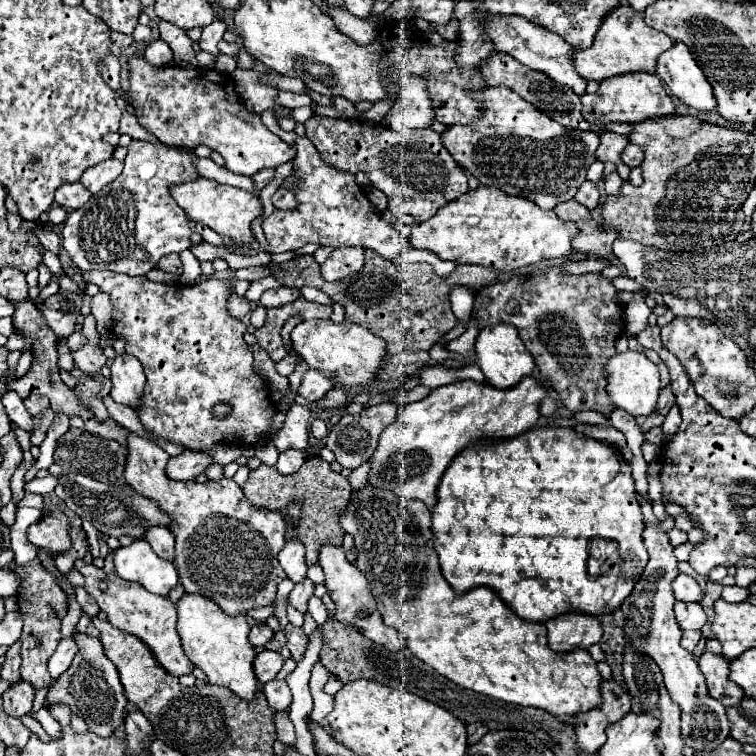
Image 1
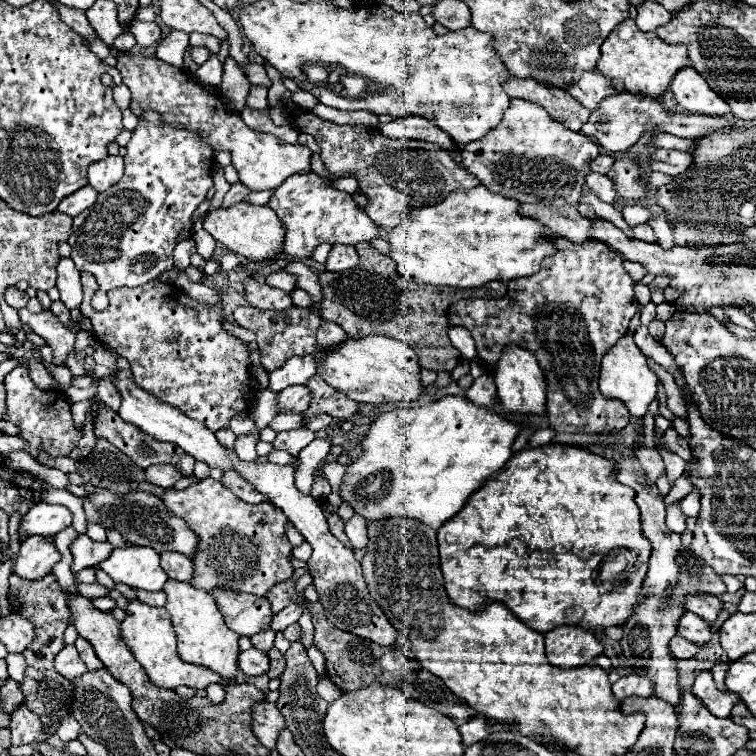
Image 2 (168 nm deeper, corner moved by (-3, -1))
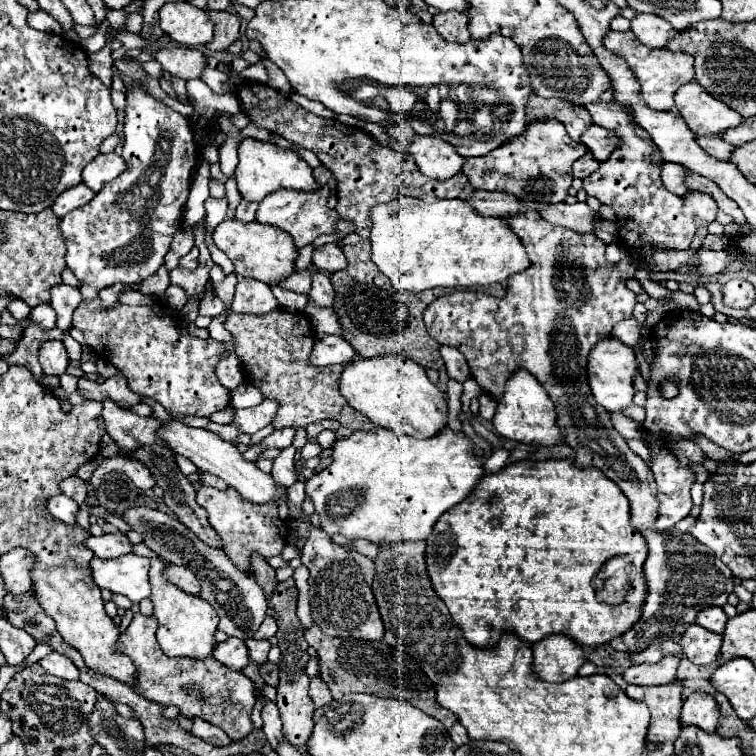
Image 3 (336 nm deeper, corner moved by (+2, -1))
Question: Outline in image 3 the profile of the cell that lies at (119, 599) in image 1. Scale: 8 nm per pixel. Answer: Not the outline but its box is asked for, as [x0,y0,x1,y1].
[117,614,255,740]

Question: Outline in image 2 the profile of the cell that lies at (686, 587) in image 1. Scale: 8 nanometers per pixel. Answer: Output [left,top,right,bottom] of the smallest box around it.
[684,594,722,622]

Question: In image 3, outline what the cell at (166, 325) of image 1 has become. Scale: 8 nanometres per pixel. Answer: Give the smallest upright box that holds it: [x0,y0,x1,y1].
[73,300,229,418]

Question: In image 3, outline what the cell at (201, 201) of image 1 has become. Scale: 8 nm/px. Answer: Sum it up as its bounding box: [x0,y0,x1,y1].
[213,218,299,286]

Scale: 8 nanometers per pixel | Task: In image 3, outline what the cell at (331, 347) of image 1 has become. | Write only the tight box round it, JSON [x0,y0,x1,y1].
[341,354,447,438]

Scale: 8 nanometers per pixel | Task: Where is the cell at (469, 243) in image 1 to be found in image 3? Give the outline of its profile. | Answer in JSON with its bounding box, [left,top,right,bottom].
[371,198,529,292]

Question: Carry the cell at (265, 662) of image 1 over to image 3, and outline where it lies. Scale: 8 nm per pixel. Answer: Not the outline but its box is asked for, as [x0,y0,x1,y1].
[213,638,249,670]

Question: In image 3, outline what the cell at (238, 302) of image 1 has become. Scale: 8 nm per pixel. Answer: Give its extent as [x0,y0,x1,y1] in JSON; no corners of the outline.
[225,308,375,432]

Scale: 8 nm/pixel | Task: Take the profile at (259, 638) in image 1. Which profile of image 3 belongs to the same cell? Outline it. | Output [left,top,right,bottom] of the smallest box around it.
[247,638,271,666]

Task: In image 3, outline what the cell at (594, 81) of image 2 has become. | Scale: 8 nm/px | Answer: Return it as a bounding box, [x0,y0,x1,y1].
[583,102,715,258]

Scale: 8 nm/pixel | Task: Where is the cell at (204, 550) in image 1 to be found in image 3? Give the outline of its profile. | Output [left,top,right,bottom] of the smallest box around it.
[197,486,289,574]

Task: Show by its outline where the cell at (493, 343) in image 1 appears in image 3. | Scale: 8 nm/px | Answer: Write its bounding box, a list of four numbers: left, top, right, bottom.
[493,370,563,446]

